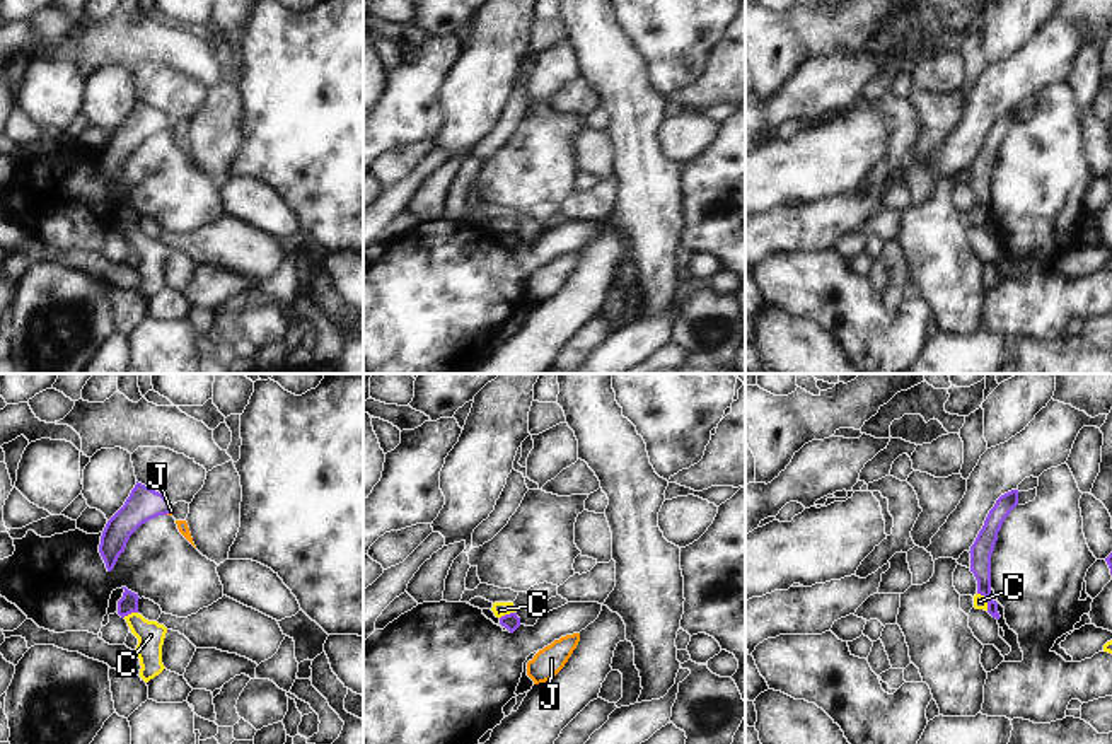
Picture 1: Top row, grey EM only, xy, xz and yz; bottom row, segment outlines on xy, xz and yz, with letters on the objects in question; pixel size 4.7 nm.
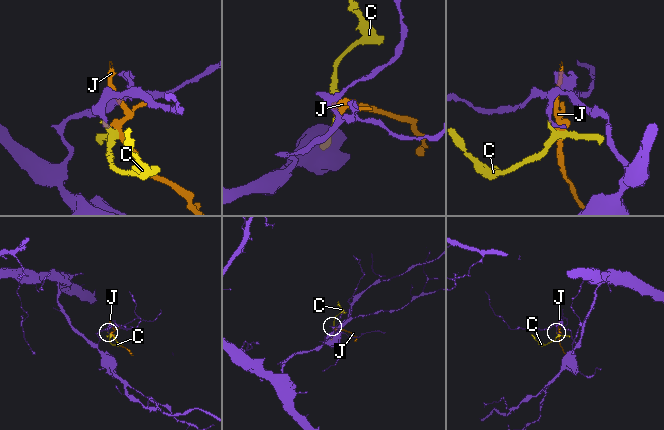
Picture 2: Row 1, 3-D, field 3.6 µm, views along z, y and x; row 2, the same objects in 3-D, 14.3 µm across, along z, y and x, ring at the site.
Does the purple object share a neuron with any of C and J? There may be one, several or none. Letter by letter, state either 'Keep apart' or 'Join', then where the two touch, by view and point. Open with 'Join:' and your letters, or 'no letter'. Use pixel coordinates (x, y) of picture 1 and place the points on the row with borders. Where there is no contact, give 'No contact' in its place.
Join: no letter
C: Keep apart. Touches purple at yz (988, 601)
J: Keep apart. Touches purple at xy (167, 512)

